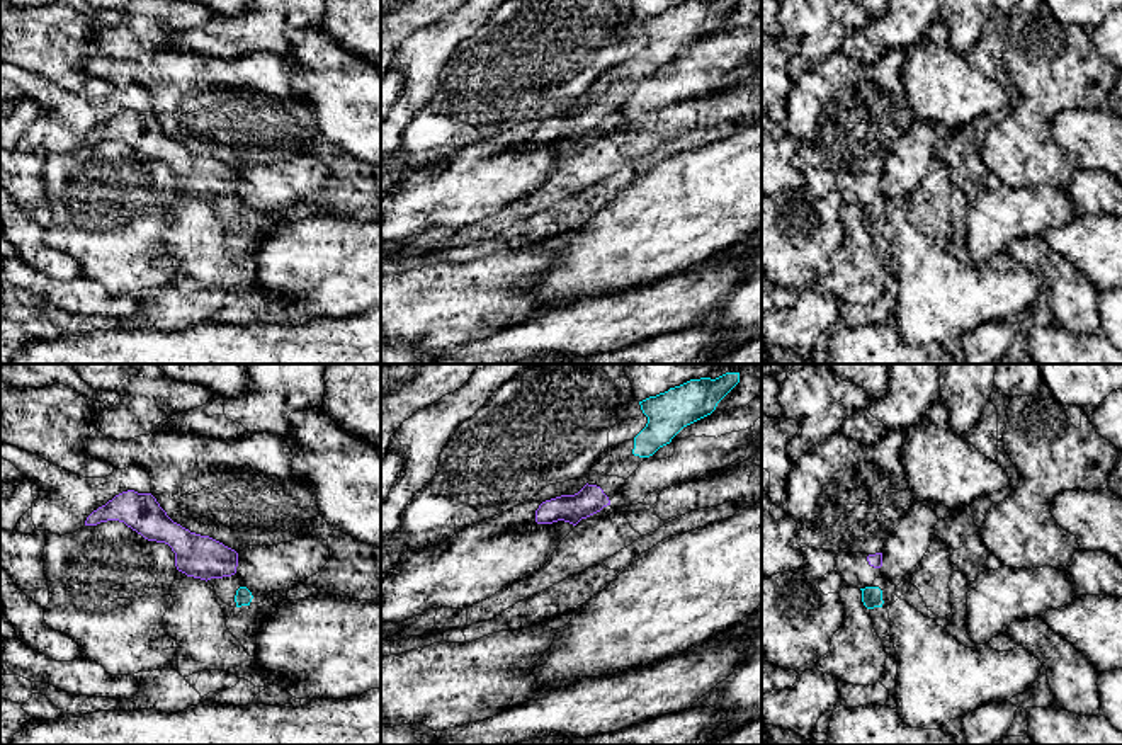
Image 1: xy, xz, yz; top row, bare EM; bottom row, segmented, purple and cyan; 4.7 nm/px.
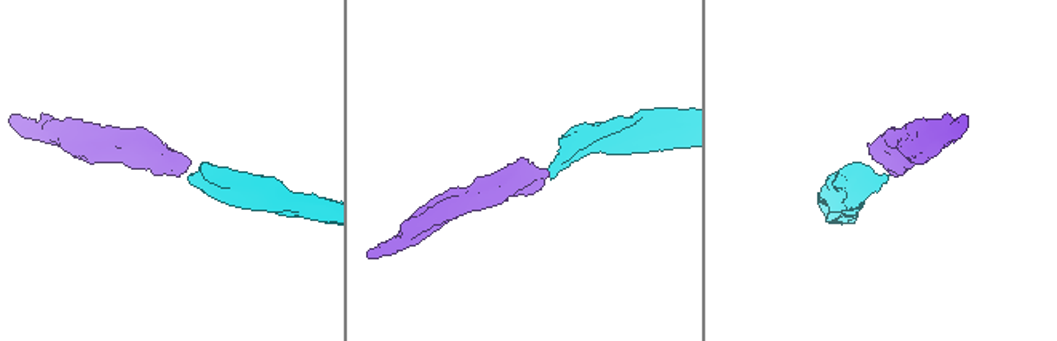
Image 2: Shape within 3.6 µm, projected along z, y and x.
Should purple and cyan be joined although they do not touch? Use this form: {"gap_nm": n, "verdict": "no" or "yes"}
{"gap_nm": 70, "verdict": "yes"}

